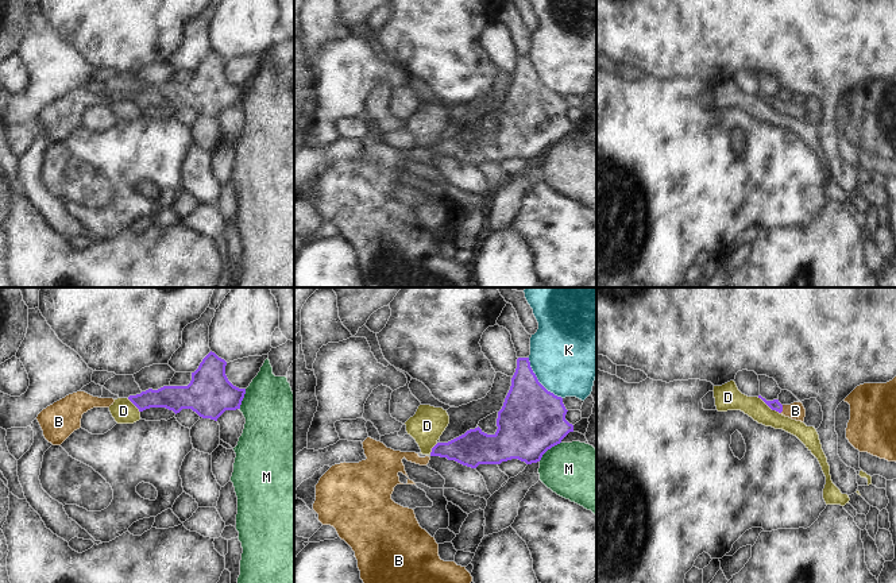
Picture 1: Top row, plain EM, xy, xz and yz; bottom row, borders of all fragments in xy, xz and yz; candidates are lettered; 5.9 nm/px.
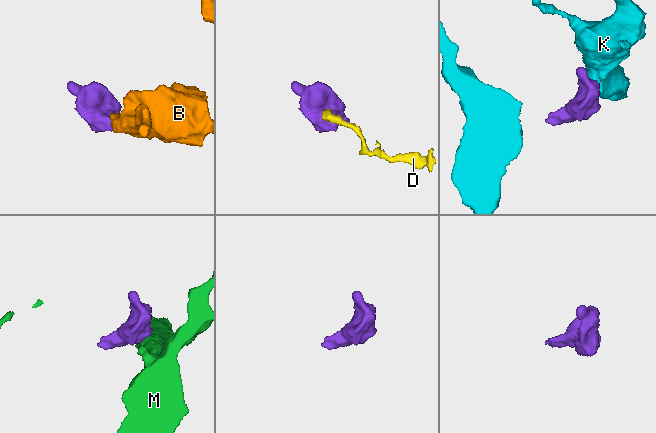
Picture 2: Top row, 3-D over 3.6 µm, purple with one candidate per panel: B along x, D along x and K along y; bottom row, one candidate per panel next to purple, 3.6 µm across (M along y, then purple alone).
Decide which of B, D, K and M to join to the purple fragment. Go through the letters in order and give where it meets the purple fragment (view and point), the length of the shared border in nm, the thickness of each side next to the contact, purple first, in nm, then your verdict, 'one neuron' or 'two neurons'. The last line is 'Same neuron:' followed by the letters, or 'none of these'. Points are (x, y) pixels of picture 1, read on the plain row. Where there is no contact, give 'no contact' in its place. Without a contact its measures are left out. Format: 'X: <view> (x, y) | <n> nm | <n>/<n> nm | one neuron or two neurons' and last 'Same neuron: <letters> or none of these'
B: yz (781, 107) | 60 nm | 60/100 nm | one neuron
D: yz (768, 103) | 170 nm | 60/160 nm | two neurons
K: xz (537, 78) | 320 nm | 400/440 nm | two neurons
M: xz (548, 146) | 180 nm | 400/340 nm | two neurons
Same neuron: B

